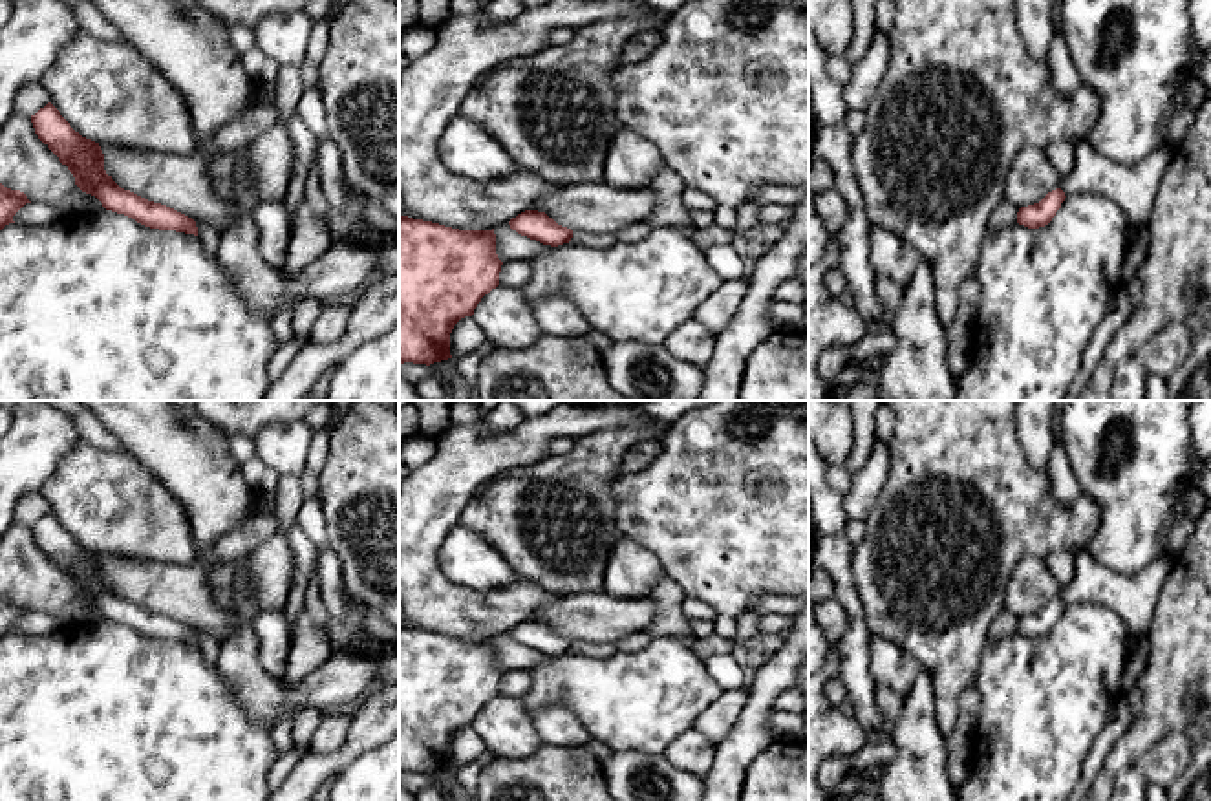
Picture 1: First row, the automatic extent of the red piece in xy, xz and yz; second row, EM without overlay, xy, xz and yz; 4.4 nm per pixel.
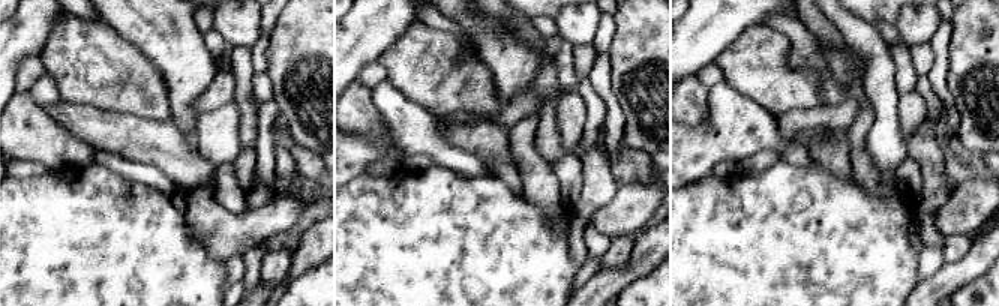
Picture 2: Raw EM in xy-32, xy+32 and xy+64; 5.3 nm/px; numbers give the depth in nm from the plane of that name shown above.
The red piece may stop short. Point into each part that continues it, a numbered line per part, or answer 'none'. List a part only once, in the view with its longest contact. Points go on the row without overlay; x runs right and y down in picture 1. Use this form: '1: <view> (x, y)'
none

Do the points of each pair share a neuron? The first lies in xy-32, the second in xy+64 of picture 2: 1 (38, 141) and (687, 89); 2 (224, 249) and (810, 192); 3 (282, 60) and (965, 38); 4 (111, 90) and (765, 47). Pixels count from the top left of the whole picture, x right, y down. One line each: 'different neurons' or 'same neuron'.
1: same neuron
2: different neurons
3: same neuron
4: same neuron

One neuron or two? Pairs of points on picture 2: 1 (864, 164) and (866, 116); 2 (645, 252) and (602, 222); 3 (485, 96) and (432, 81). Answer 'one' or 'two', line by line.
1: one
2: two
3: one

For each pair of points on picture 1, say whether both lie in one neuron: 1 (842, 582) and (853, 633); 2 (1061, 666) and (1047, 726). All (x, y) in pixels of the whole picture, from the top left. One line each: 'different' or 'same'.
1: same
2: same

